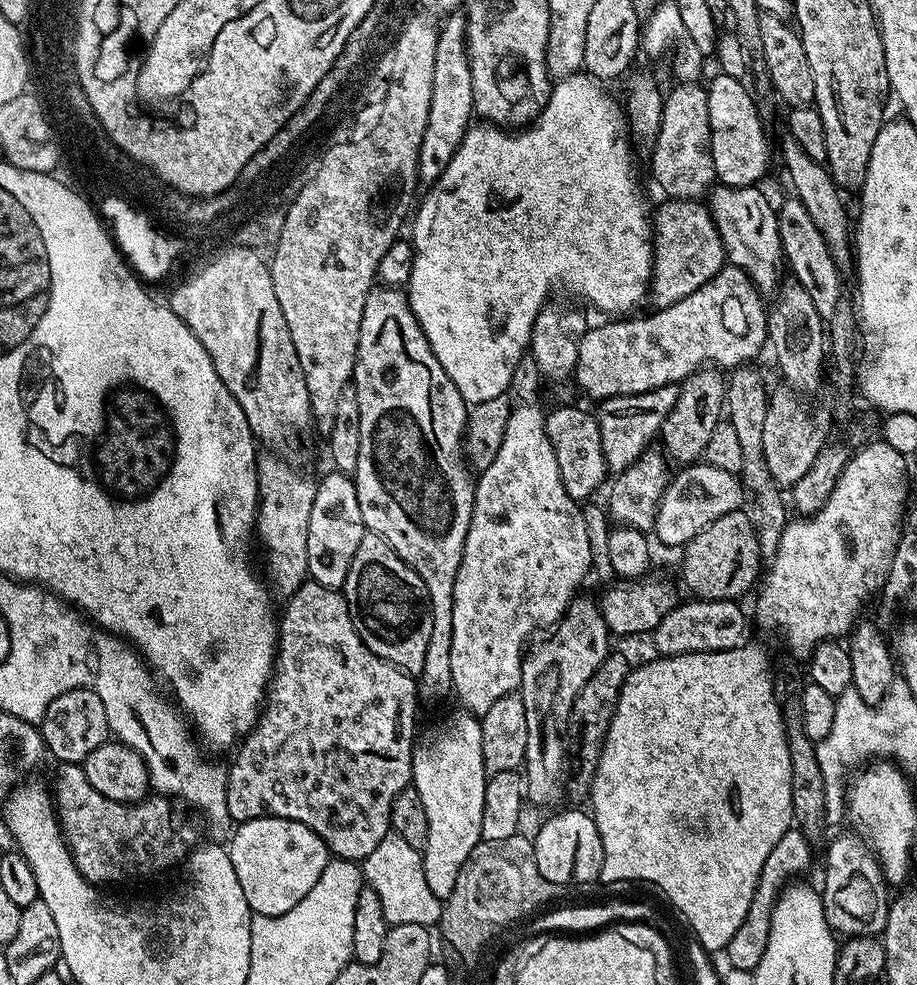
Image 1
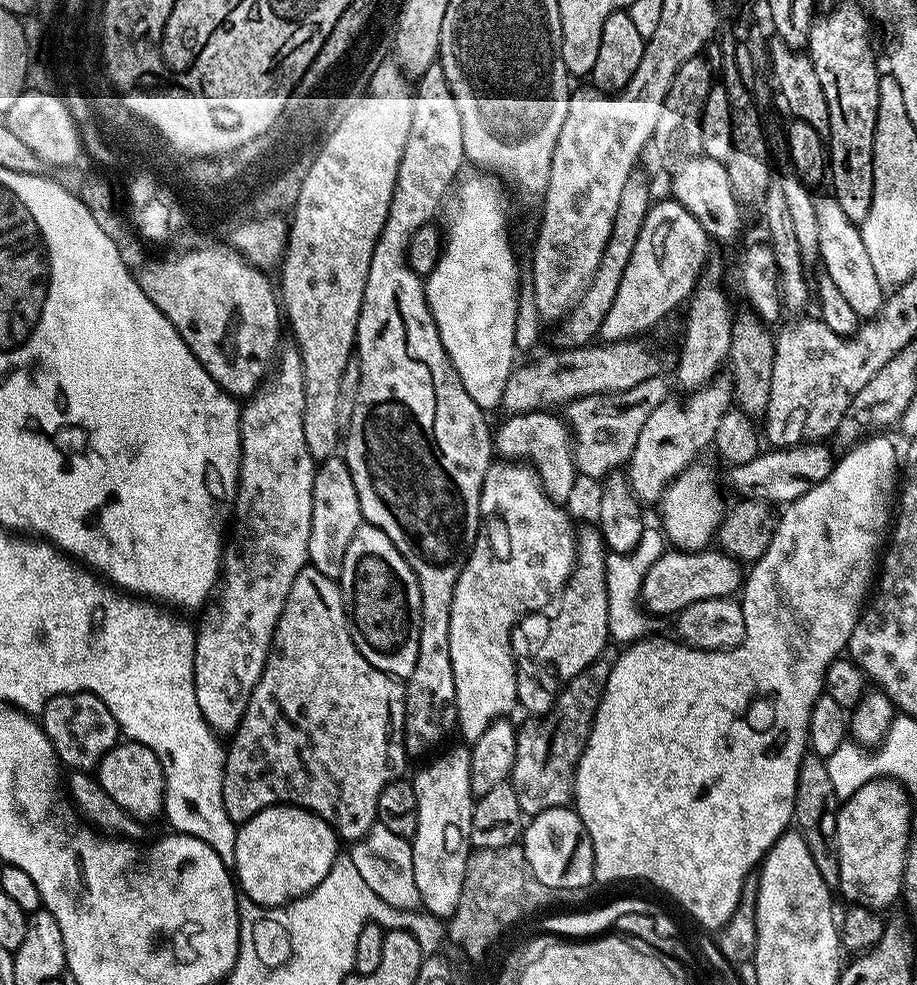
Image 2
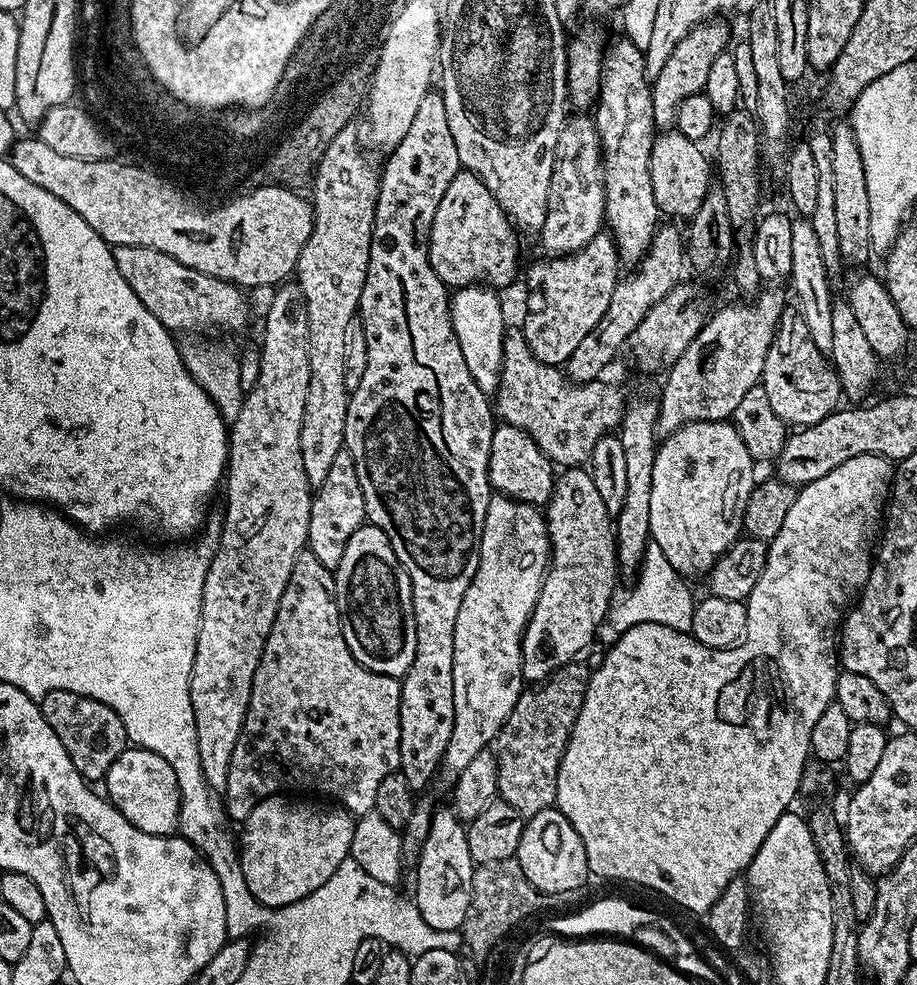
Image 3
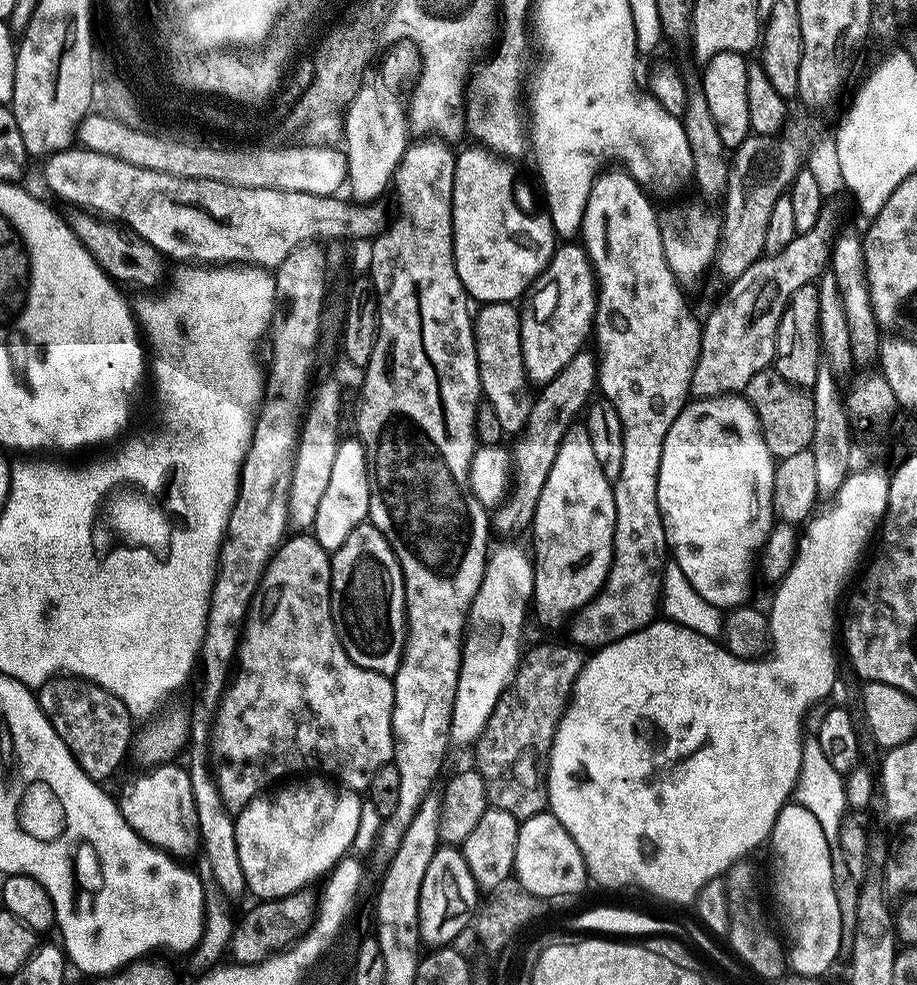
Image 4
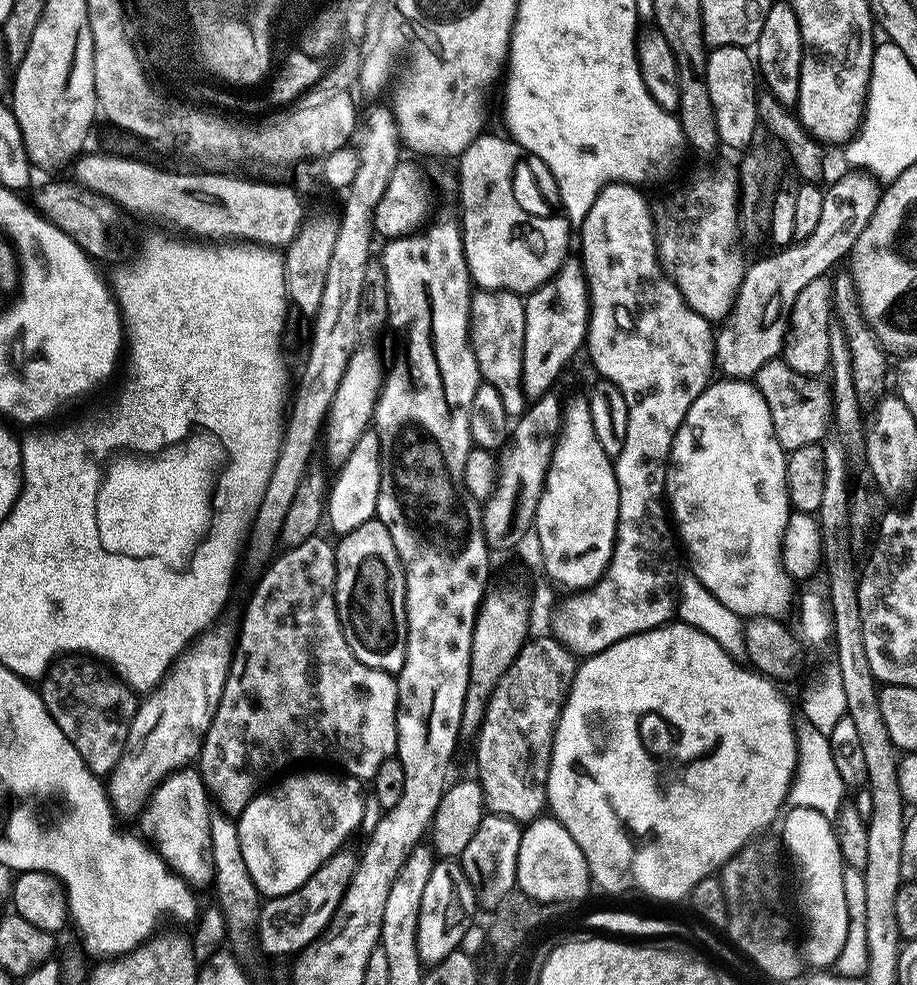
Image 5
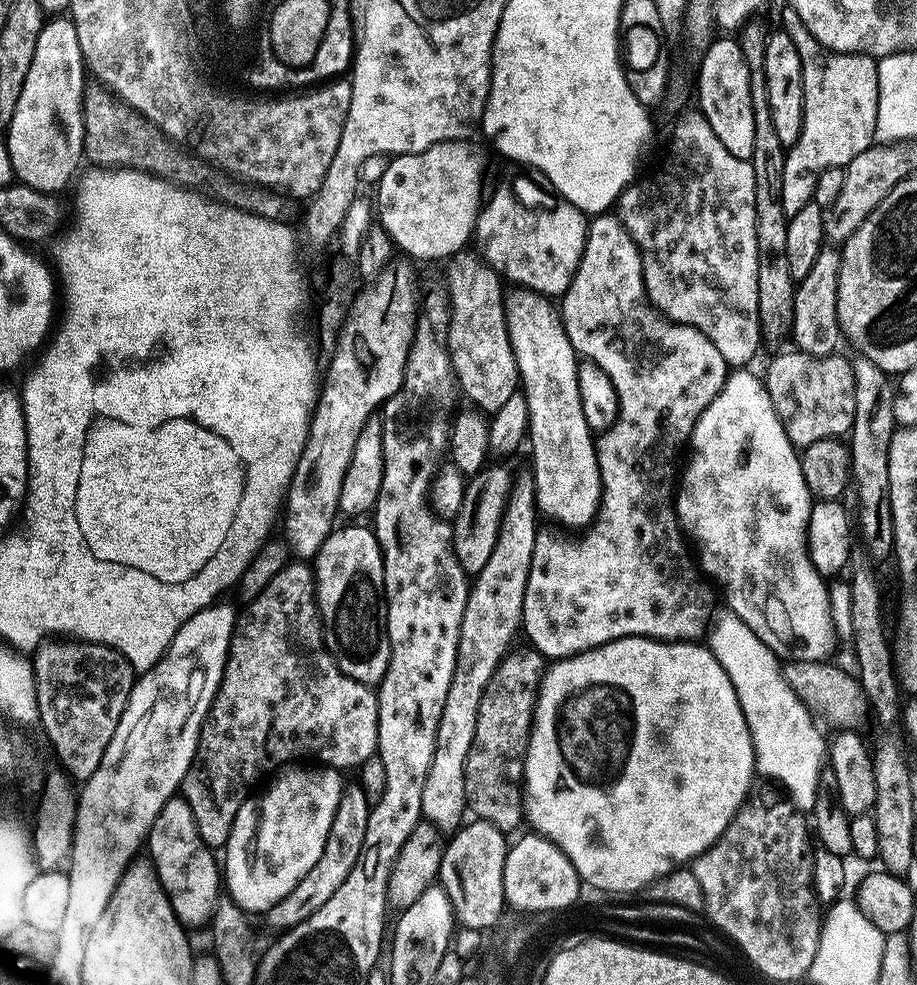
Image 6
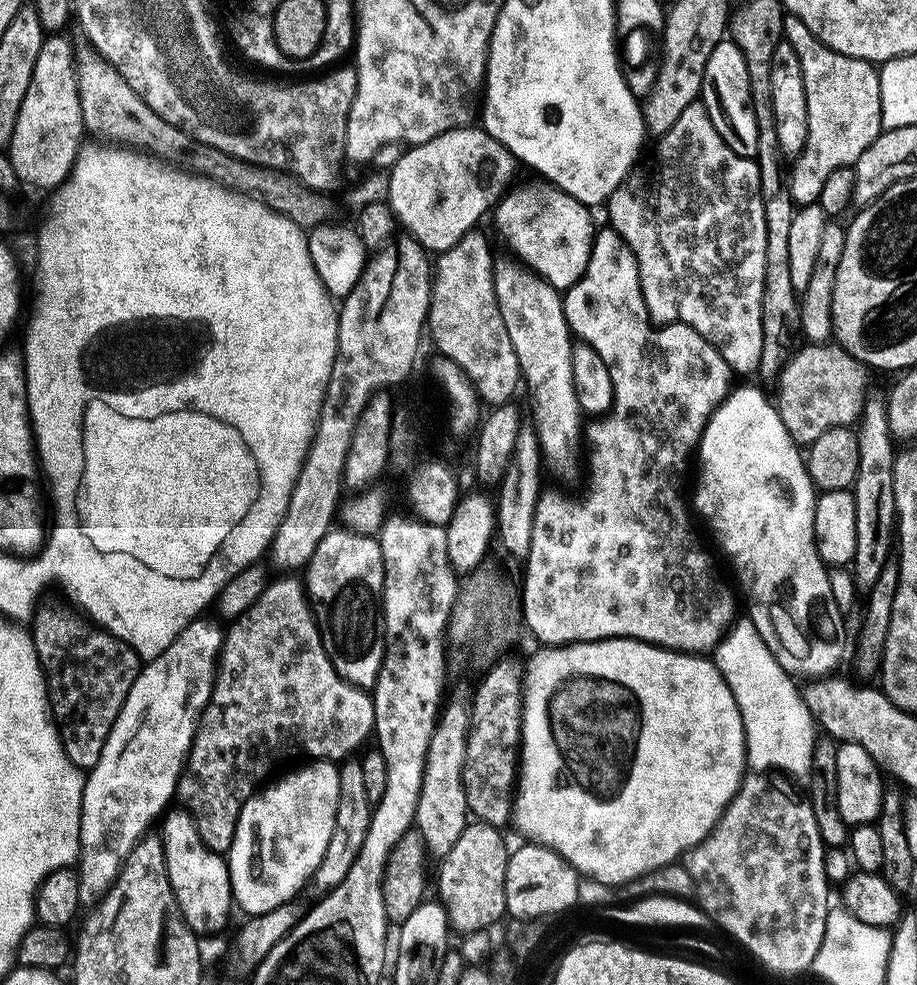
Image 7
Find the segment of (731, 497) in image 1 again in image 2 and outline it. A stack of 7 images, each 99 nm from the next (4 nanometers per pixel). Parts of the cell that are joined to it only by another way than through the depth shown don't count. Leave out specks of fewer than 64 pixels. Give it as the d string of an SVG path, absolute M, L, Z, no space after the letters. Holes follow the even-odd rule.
M824 442L800 444L796 448L777 448L761 451L750 462L738 464L727 469L728 484L745 500L763 500L769 506L793 504L806 490L818 486L832 472L834 455Z

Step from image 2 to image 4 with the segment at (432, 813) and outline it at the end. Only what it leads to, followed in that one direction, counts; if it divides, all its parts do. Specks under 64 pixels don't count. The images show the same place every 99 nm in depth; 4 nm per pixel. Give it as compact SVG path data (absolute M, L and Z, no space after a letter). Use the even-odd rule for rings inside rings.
M456 846L436 849L430 866L426 866L426 878L422 878L420 891L420 938L428 946L448 946L458 934L466 930L474 920L478 908L478 889L464 861L464 853Z

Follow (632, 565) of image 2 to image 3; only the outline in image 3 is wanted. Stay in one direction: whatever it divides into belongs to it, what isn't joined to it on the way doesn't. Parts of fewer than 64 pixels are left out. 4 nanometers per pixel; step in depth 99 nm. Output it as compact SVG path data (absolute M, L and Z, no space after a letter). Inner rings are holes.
M649 543L644 552L644 561L641 562L635 576L636 585L624 597L621 595L613 599L608 610L607 627L612 627L613 633L619 634L639 624L654 622L658 626L670 626L670 630L691 633L698 600L697 597L692 597L692 592L688 589L689 581L676 572L674 566L670 566L670 562L666 562L662 546Z

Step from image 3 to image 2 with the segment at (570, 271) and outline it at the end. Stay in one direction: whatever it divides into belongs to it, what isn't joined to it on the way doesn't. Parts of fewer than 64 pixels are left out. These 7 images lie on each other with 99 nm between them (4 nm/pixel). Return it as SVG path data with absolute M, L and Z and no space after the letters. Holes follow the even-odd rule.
M642 168L632 170L630 177L622 186L621 197L618 198L618 209L614 216L614 226L611 228L610 238L607 240L607 248L603 252L603 258L591 286L584 292L583 298L561 323L562 334L560 342L565 347L583 347L595 339L599 333L602 320L613 302L618 290L618 282L629 264L630 254L634 250L634 242L637 241L638 231L642 228L642 222L651 208L654 195L650 188L650 180Z

